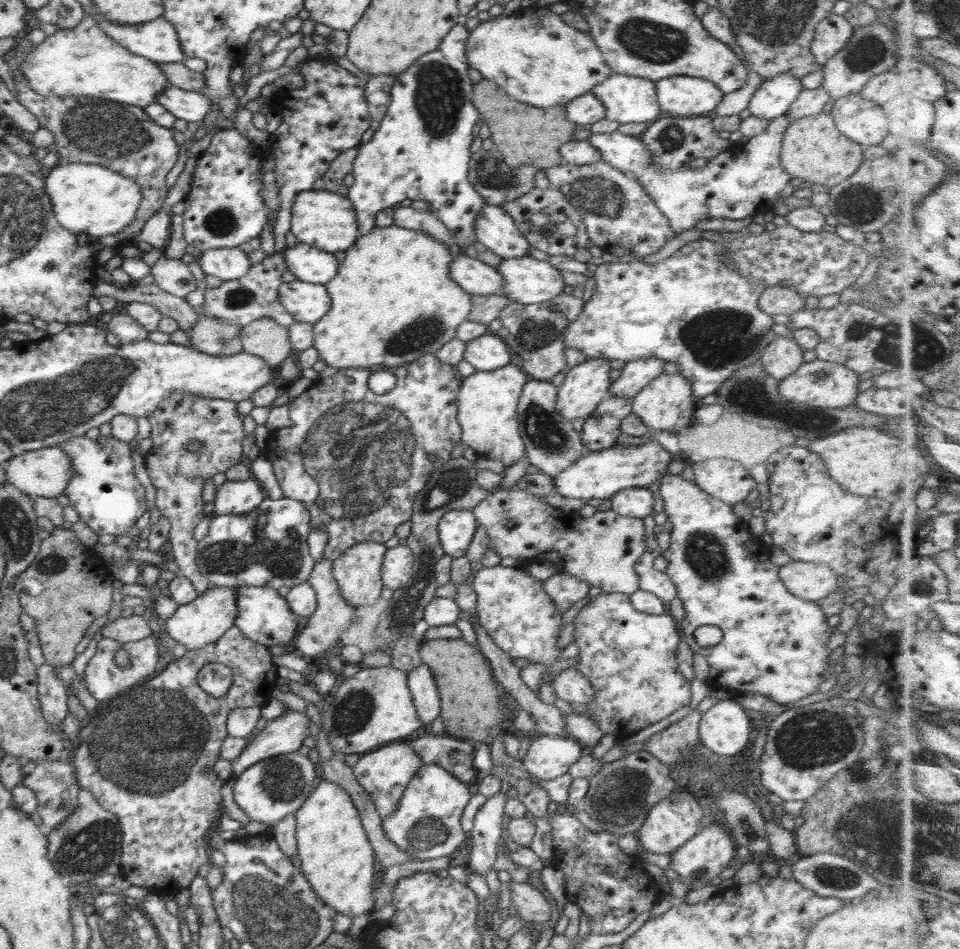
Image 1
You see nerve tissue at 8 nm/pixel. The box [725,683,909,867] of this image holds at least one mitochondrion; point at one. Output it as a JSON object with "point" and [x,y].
{"point":[814,739]}

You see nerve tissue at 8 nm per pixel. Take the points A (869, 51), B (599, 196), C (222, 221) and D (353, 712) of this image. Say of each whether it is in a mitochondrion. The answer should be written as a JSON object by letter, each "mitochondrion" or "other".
{"A":"mitochondrion","B":"mitochondrion","C":"mitochondrion","D":"mitochondrion"}

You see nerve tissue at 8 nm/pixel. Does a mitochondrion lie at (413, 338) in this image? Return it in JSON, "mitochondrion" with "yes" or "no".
{"mitochondrion":"yes"}

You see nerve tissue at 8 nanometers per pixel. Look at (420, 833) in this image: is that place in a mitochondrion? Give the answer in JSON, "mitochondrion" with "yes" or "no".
{"mitochondrion":"yes"}

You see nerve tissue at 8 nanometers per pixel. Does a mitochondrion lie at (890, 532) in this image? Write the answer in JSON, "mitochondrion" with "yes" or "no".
{"mitochondrion":"no"}

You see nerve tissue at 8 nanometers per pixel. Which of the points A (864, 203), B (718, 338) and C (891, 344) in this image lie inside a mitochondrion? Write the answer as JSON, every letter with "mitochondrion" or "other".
{"A":"mitochondrion","B":"mitochondrion","C":"mitochondrion"}

